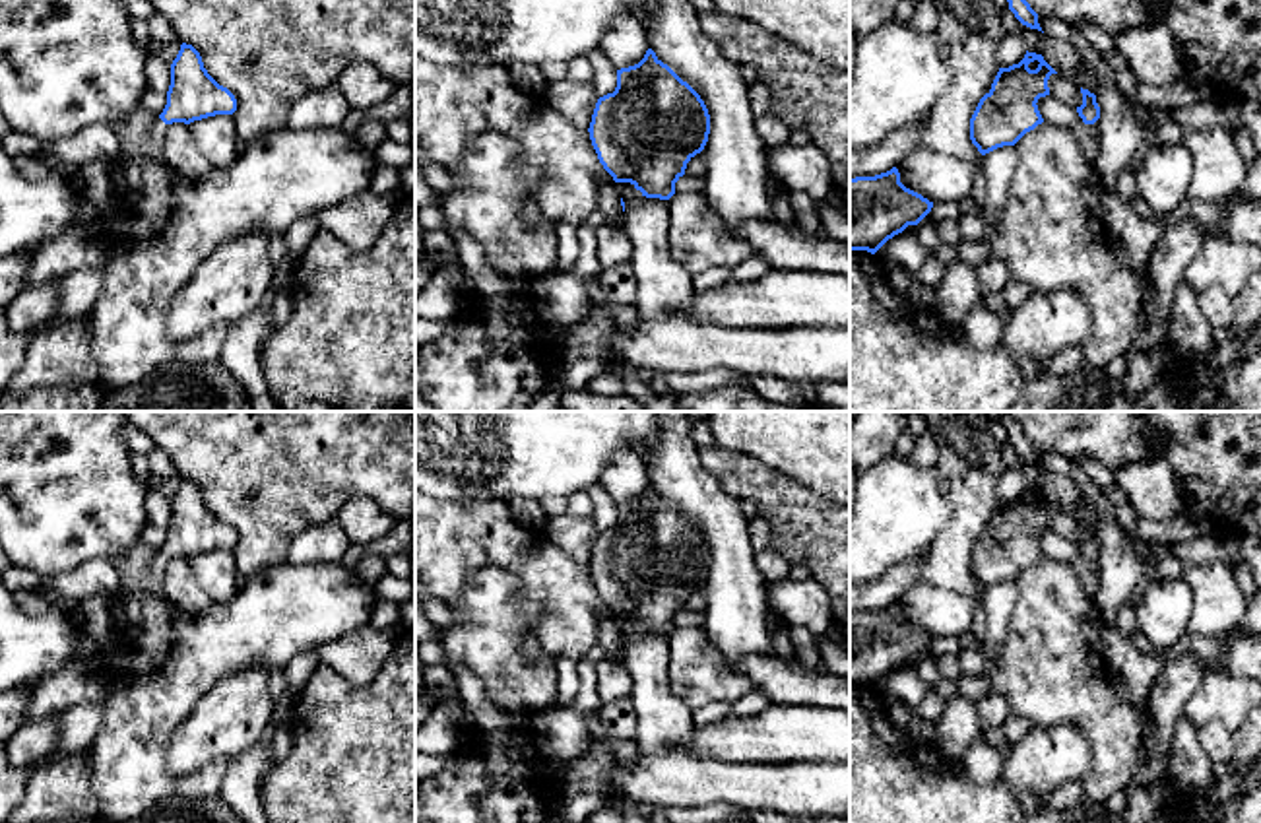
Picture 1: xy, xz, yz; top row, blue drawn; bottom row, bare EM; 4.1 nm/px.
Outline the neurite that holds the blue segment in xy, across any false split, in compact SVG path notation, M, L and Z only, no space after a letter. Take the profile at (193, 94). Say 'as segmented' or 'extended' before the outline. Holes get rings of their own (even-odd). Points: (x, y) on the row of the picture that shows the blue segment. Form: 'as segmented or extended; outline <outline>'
extended; outline M182 43L171 64L167 105L155 120L146 146L147 157L163 159L165 134L173 122L190 124L215 115L233 115L235 111L235 95L208 74L200 52L192 45Z

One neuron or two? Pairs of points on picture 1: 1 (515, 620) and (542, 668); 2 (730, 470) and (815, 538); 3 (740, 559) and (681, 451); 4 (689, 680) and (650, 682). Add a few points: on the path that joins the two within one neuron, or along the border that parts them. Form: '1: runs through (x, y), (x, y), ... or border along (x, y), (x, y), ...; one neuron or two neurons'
1: runs through (515, 635), (515, 653), (526, 664); one neuron
2: runs through (751, 480), (761, 484), (794, 517); one neuron
3: runs through (726, 532), (718, 517), (681, 478); one neuron
4: border along (666, 635), (670, 651), (668, 684), (691, 711); two neurons

